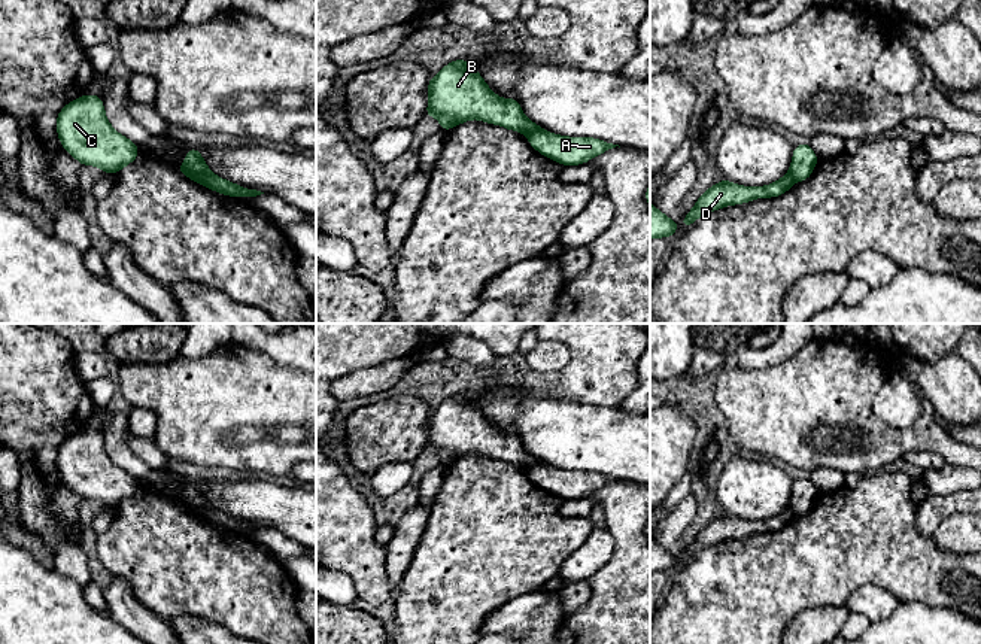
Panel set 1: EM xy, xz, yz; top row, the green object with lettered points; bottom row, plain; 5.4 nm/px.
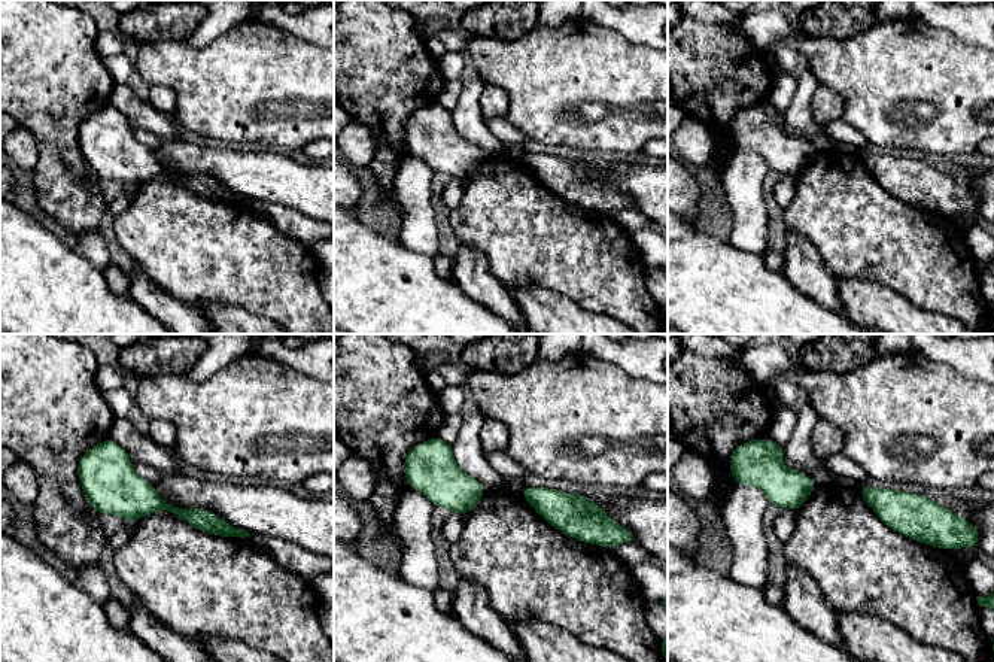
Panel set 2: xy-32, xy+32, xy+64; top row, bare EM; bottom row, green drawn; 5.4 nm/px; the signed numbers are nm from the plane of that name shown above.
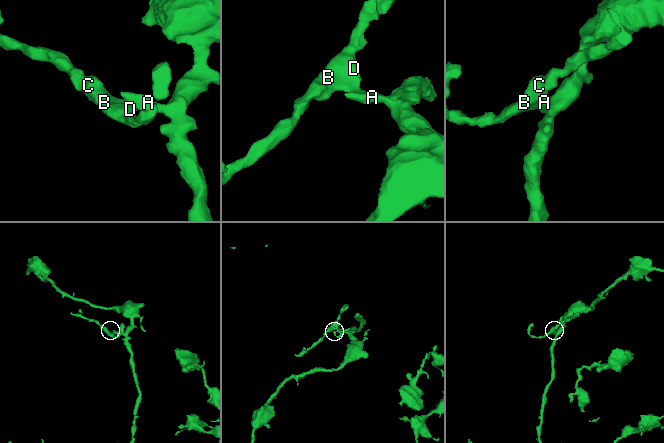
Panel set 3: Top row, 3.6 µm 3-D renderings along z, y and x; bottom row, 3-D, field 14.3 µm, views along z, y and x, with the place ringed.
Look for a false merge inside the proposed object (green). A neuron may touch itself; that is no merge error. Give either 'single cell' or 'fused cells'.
fused cells

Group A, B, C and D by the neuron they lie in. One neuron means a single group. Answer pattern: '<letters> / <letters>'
A / B C D

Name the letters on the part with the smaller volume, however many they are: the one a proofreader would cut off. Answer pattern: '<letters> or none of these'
B, C, D

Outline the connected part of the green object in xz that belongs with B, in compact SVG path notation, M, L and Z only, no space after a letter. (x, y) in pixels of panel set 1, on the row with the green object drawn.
M465 58L446 64L428 83L426 115L440 122L446 133L470 119L501 125L522 134L540 131L516 98L498 97Z

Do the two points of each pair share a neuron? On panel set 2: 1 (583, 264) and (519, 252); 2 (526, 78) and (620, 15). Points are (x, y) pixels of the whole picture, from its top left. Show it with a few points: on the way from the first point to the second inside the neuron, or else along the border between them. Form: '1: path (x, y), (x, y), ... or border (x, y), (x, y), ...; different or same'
1: path (567, 252), (535, 252); same
2: border (583, 15), (596, 24), (619, 32), (634, 43); different

